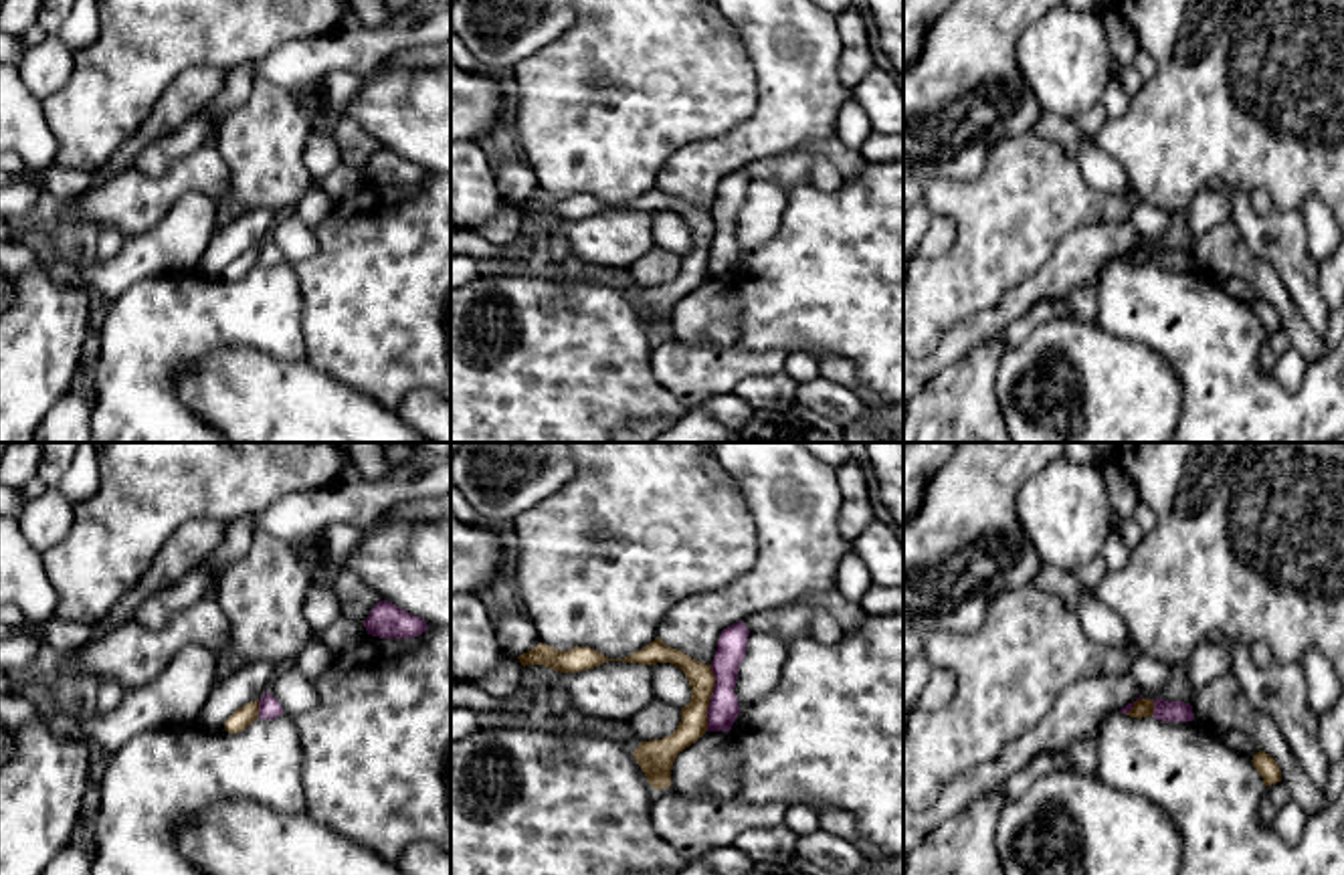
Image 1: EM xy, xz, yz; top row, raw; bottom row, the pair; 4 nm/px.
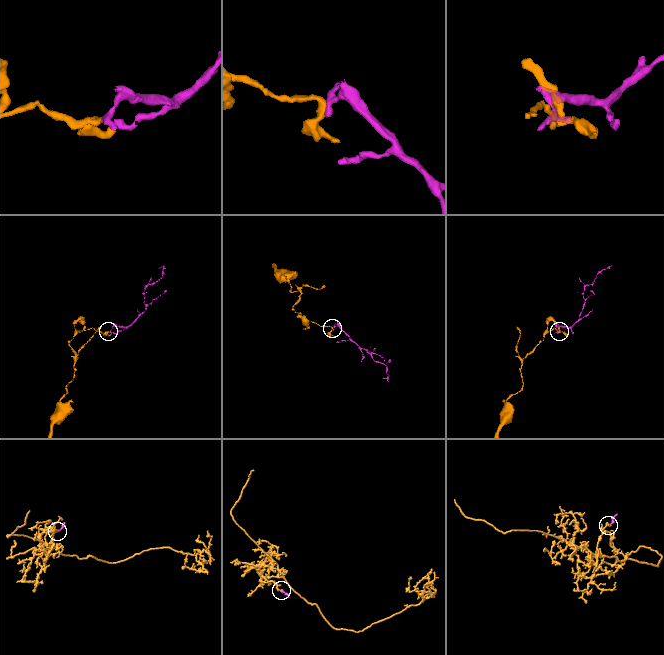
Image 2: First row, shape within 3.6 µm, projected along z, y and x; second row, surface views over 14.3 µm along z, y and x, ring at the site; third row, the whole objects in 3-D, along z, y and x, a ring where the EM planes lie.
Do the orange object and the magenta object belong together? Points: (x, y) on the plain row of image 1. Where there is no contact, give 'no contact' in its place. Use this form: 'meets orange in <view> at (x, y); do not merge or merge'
meets orange in xz at (710, 245); do not merge

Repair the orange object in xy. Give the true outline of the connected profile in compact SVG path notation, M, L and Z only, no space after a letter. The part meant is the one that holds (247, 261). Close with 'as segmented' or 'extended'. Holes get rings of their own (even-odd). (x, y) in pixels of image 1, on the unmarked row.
M259 247L238 255L224 271L224 277L238 281L259 265Z | as segmented

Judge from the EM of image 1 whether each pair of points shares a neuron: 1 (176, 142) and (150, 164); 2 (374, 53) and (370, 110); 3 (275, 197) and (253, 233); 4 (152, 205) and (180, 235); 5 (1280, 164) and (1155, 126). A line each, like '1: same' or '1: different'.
1: same
2: different
3: different
4: different
5: same

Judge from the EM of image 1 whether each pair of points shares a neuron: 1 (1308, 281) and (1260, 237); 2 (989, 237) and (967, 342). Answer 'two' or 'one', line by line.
1: one
2: two

